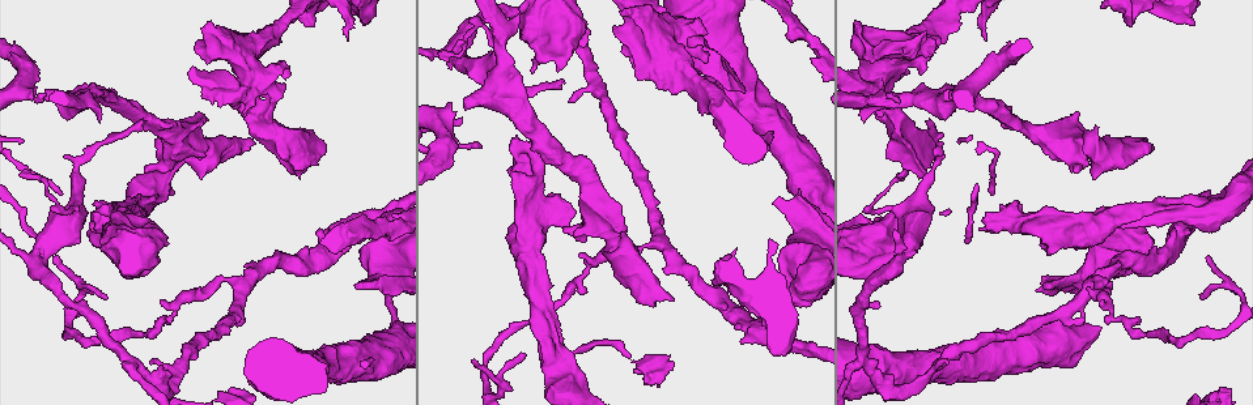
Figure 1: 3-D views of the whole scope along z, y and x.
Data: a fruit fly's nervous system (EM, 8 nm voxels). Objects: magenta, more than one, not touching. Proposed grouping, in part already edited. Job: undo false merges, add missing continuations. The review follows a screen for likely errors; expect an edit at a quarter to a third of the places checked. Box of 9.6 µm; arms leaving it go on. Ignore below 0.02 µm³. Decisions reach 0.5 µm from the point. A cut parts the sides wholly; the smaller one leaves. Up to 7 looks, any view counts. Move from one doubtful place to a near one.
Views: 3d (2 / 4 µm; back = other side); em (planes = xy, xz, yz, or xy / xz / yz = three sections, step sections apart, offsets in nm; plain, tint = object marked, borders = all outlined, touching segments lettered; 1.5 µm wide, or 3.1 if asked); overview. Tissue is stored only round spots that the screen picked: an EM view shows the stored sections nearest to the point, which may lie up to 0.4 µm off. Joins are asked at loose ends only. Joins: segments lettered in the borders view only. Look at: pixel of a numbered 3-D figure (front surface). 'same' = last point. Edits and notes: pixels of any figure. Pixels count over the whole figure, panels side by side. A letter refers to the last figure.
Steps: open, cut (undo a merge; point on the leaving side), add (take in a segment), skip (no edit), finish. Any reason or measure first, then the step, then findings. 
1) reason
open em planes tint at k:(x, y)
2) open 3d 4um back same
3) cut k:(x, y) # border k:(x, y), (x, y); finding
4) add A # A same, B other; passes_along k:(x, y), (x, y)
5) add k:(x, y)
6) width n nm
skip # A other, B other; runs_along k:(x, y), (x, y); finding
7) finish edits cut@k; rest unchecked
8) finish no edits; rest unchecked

free end
open 3d 2um at 1:(47, 92)

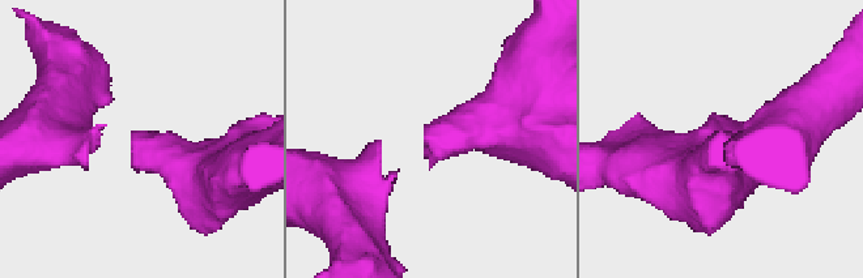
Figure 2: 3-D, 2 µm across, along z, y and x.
now the EM
open em yz step 4 borders at 2:(139, 151)

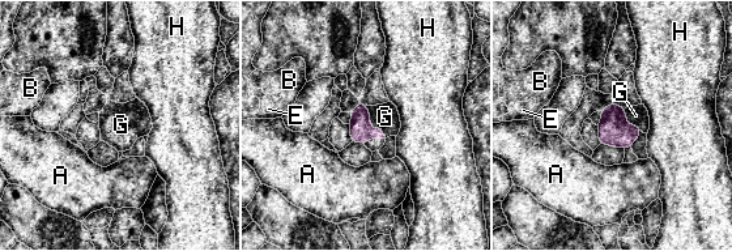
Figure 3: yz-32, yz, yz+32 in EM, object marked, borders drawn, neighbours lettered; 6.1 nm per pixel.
add G # A other, B other, E other, G same, H other; it goes on there

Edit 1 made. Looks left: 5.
thick turns thin
open 3d 4um at 1:(810, 240)

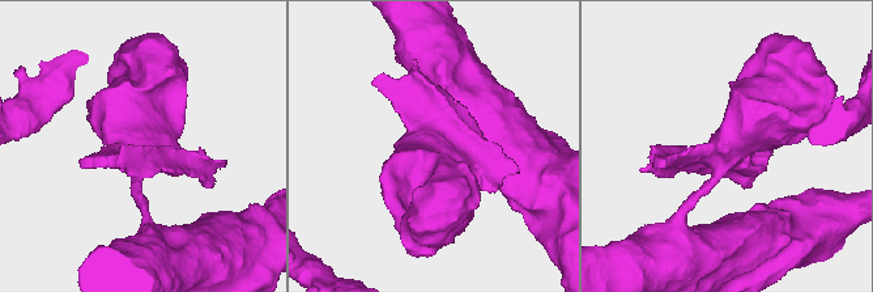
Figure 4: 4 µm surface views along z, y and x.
shape alone is not enough
open em 3.1um planes borders at 4:(435, 142)

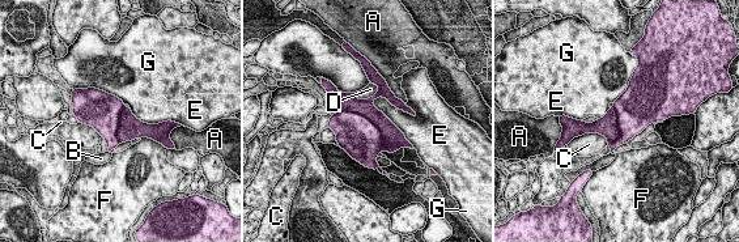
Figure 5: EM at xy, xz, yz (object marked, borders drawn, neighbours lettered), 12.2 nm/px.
longest_contact E 700 nm
cut 5:(365, 107) # A other, B other, C other, D other, E other, F other, G other; a second cell is stuck on

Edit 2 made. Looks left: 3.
open em yz step 8 borders at 1:(238, 289)

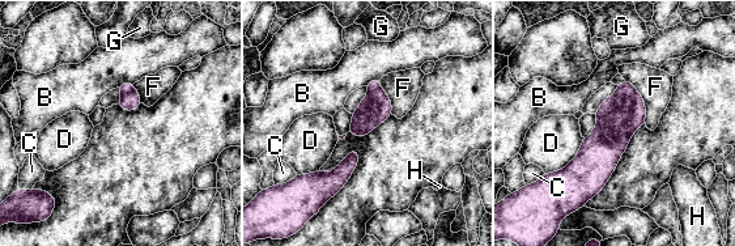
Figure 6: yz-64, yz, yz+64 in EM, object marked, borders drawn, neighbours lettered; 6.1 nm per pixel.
cut 6:(126, 87) # B other, C other, D other, F other, G other, H other; border 6:(134, 88), (122, 94); a second cell is stuck on

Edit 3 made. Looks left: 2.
finish edits add@3, cut@5, cut@6; rest unchecked

